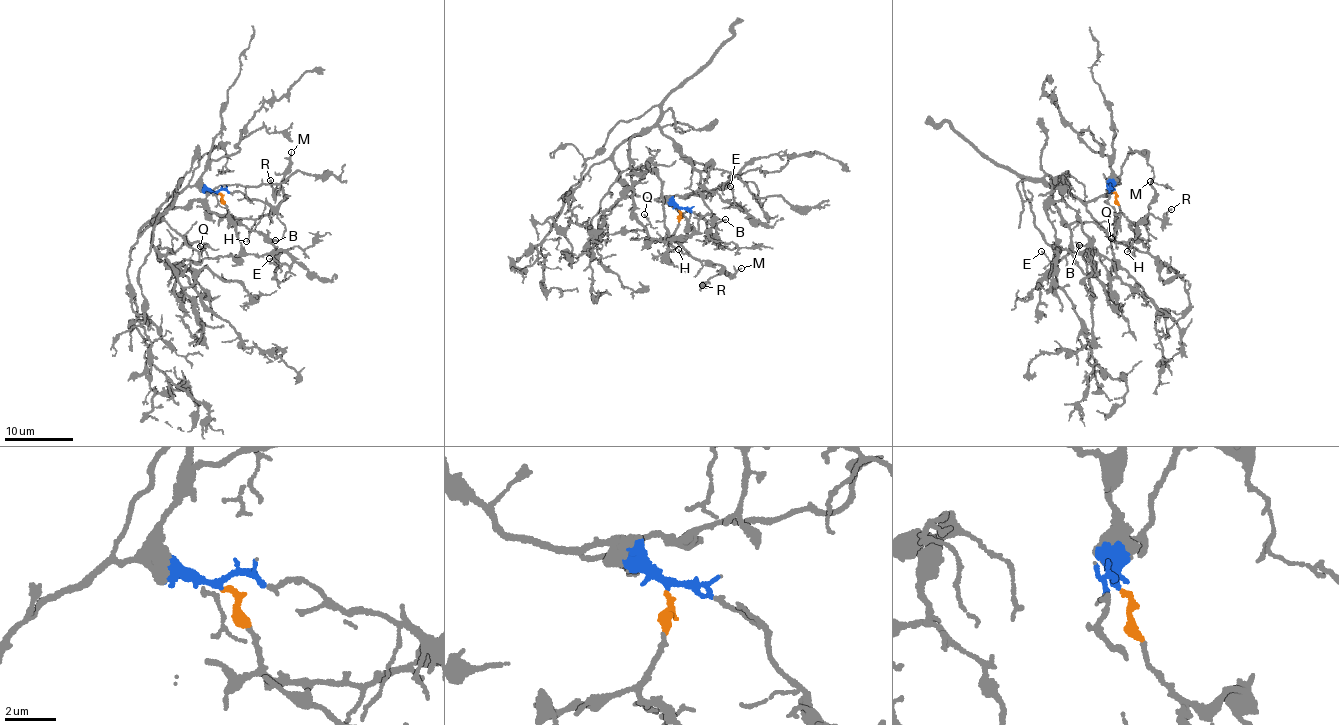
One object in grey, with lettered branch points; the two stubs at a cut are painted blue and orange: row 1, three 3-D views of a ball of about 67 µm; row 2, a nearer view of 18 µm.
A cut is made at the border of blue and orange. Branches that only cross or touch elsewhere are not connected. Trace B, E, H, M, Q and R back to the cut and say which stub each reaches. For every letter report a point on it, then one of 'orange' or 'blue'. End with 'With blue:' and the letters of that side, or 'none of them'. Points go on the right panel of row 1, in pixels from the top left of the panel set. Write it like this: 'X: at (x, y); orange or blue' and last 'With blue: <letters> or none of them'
B: at (1079, 245); blue
E: at (1041, 251); blue
H: at (1127, 251); orange
M: at (1150, 181); orange
Q: at (1111, 238); blue
R: at (1171, 209); orange
With blue: B, E, Q

